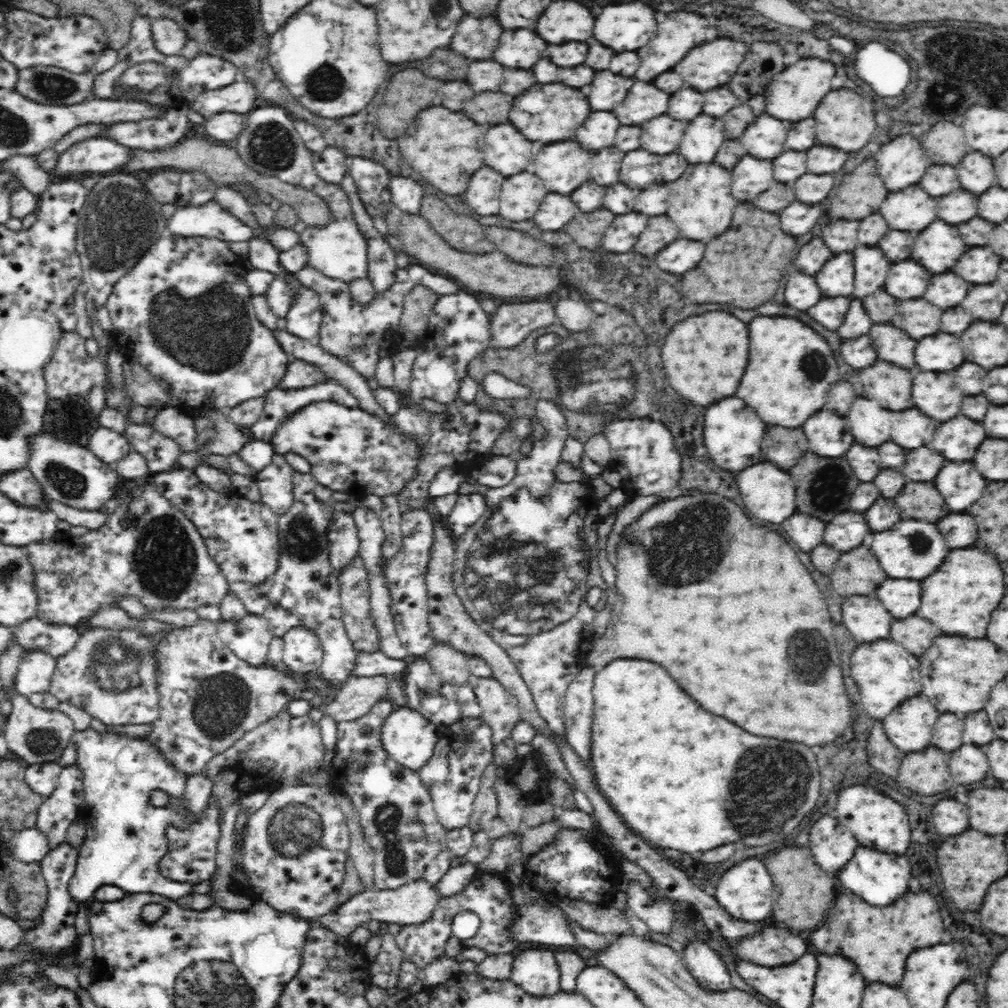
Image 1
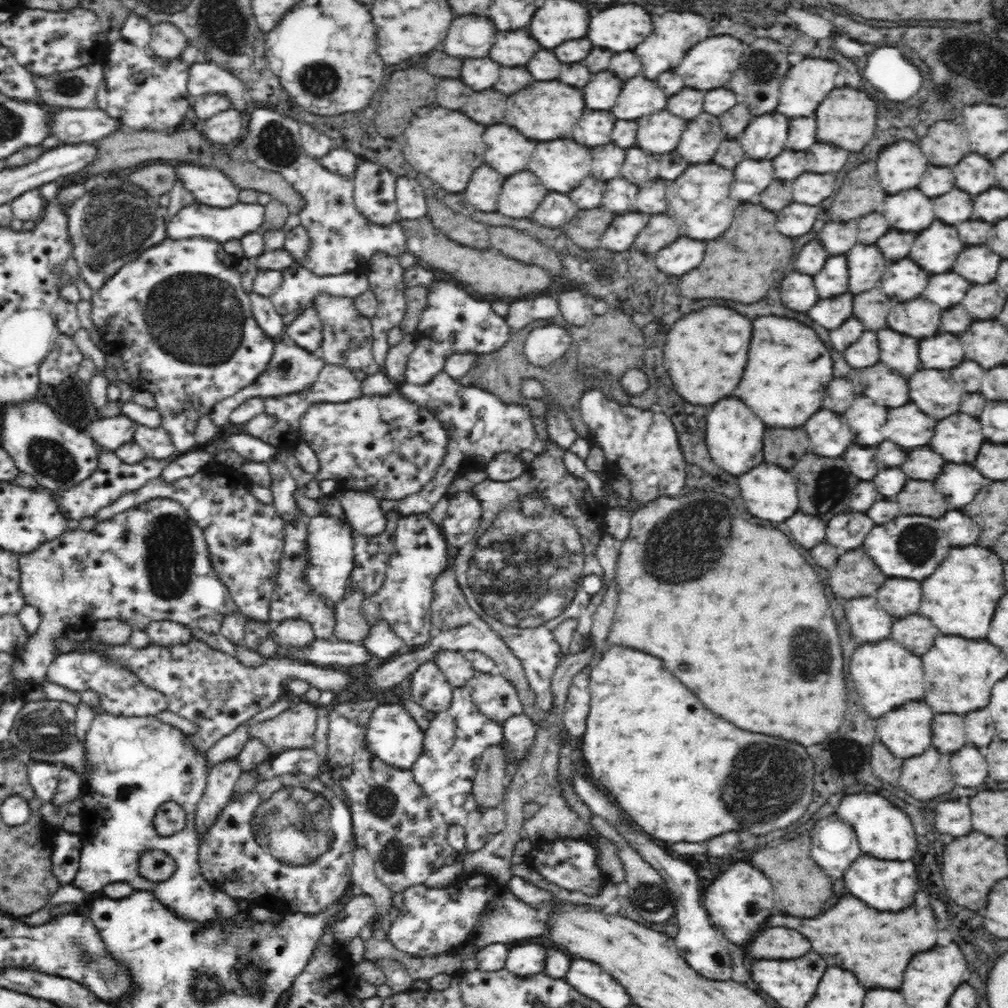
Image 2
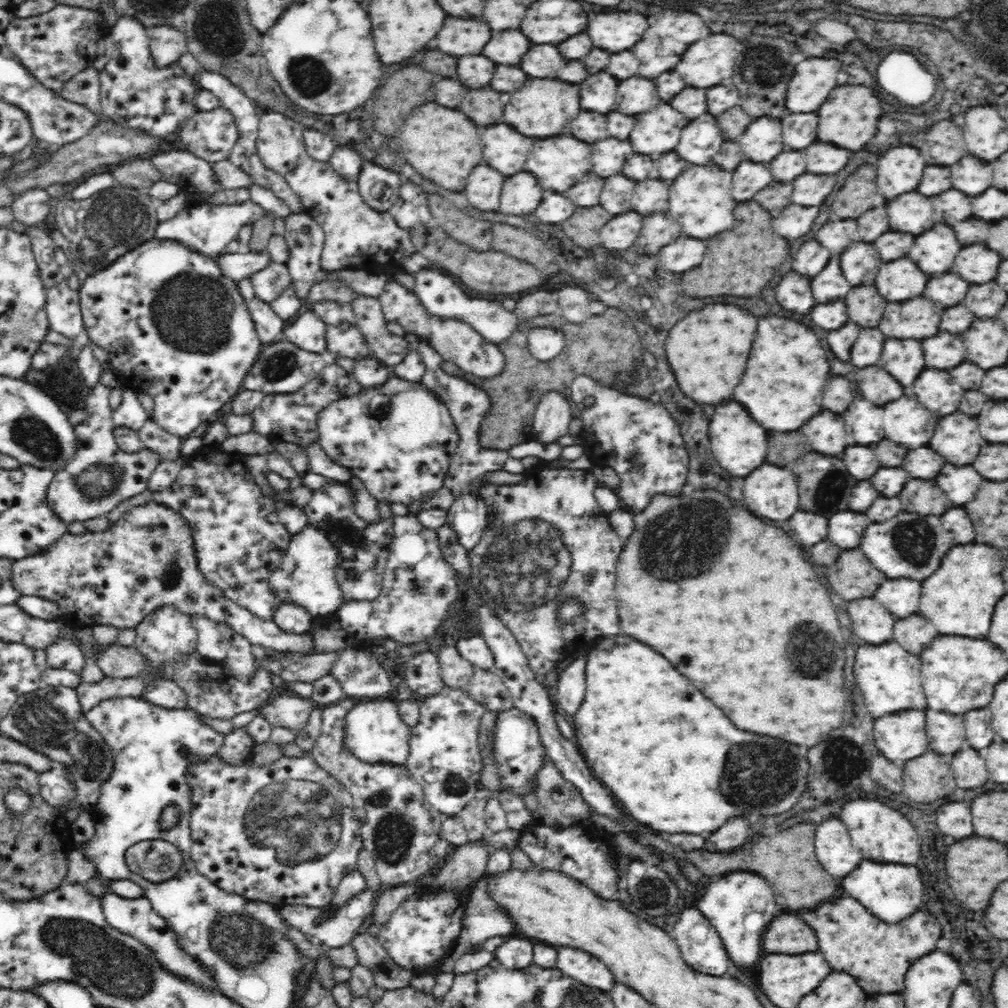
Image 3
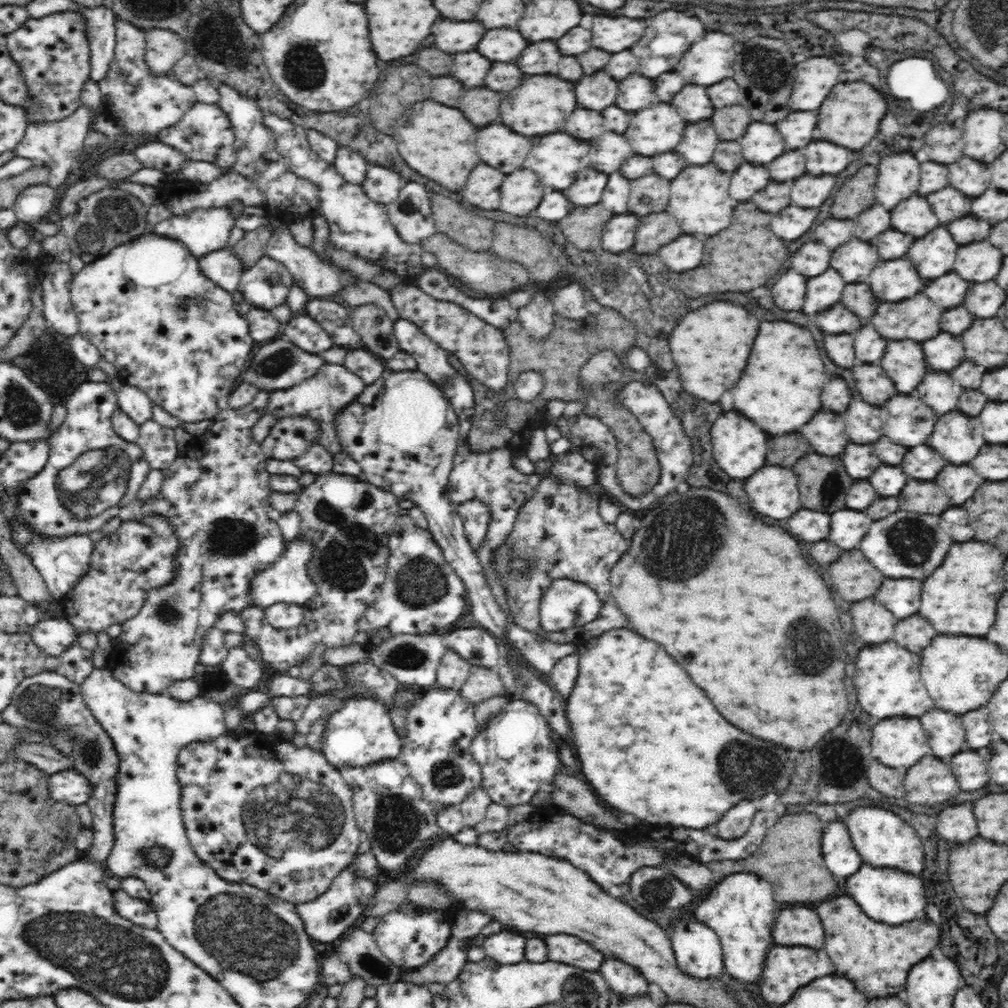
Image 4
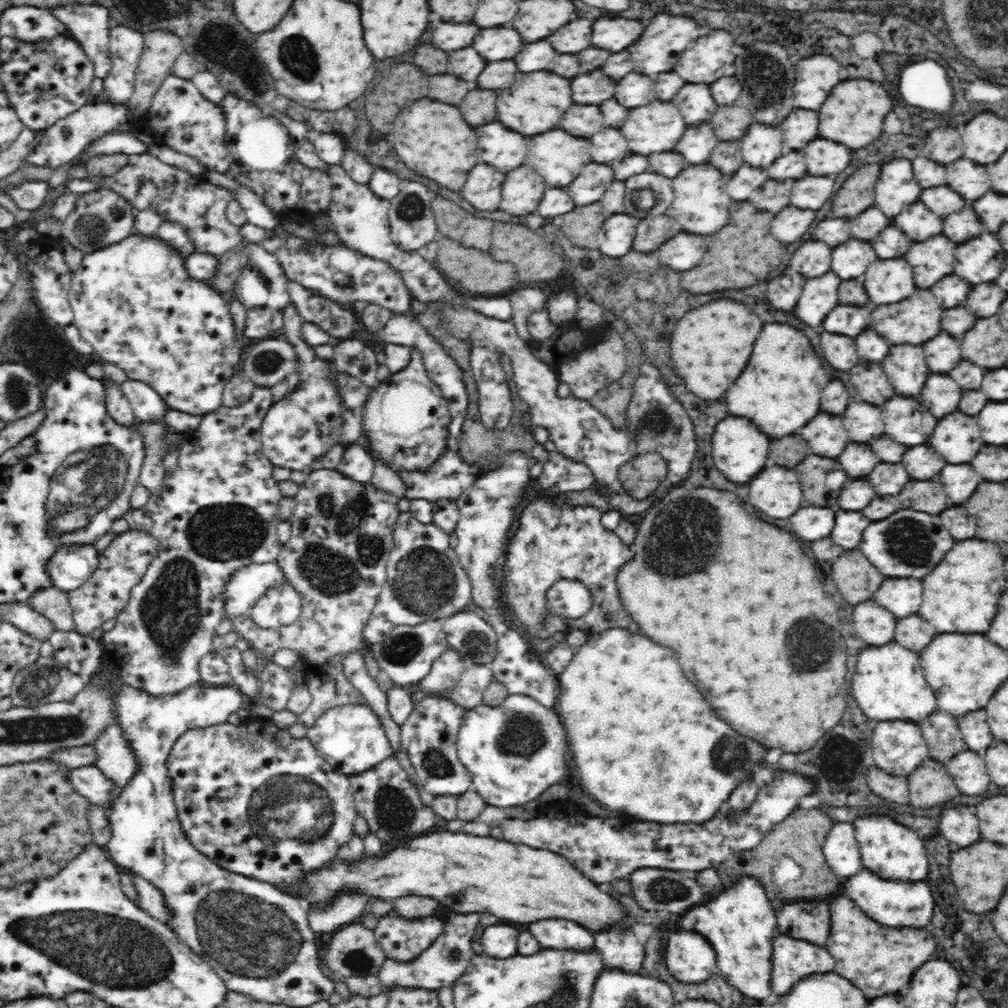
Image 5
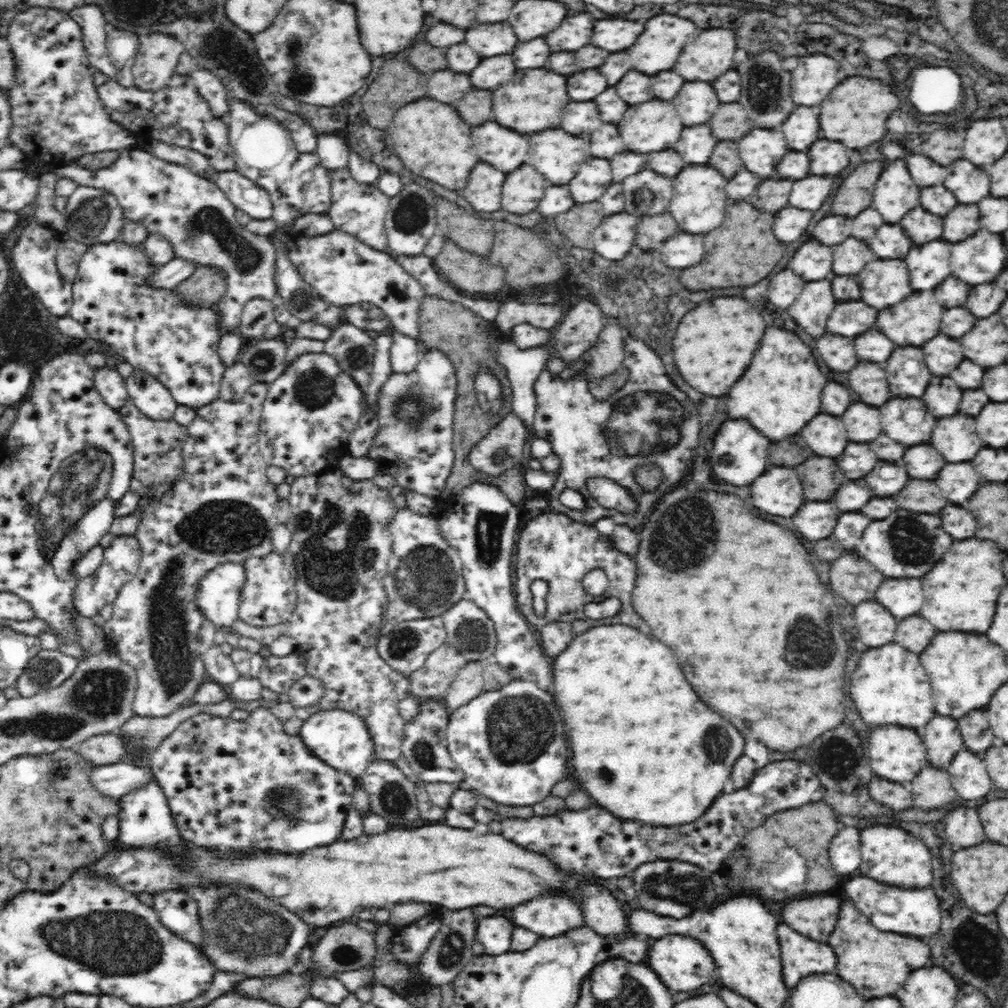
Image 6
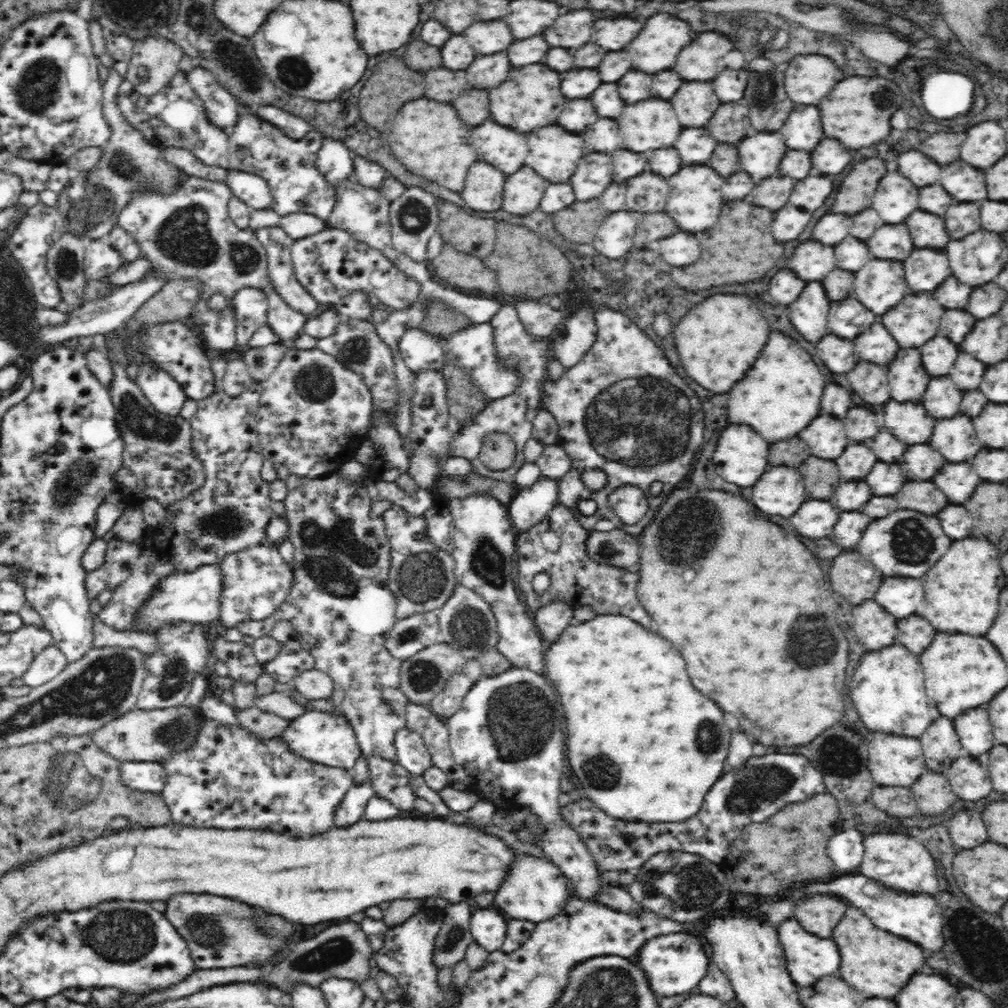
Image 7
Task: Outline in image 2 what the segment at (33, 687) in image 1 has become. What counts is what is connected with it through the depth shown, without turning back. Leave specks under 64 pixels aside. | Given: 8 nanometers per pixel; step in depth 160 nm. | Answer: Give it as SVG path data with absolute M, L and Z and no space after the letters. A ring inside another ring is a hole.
M168 498L150 499L132 509L140 512L140 520L142 514L146 518L140 532L129 529L129 509L108 520L97 522L90 531L67 529L50 542L44 542L32 553L19 557L21 592L24 593L27 604L36 607L41 616L37 631L15 652L18 660L12 669L12 676L16 683L24 685L44 682L48 666L62 653L57 648L56 641L65 628L81 621L118 618L128 622L134 629L143 630L152 621L166 619L186 626L202 616L236 613L238 608L227 586L213 570L203 530L196 526L197 522L189 517L186 509L179 502Z

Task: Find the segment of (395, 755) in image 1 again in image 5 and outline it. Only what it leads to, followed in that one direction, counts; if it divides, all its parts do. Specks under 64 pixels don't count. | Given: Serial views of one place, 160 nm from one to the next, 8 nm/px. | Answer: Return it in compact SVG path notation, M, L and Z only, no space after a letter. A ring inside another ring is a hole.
M368 704L344 705L324 711L314 726L307 729L307 737L325 761L345 775L363 773L394 755L384 733L384 722Z

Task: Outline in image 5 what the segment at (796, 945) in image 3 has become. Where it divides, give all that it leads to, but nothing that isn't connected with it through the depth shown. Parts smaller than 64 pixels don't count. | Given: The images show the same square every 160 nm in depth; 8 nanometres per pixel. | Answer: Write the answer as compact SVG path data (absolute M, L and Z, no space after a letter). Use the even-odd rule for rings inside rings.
M788 904L778 912L780 934L792 934L792 938L804 938L824 946L830 934L830 912L826 904Z

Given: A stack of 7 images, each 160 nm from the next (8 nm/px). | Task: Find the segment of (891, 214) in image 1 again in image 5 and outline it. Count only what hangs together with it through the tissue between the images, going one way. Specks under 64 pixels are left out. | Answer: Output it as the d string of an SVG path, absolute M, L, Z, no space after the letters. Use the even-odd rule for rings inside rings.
M922 202L908 206L908 210L904 210L900 218L896 218L894 226L900 226L900 230L904 230L904 234L916 242L922 242L928 236L936 236L942 232L942 220L932 214Z

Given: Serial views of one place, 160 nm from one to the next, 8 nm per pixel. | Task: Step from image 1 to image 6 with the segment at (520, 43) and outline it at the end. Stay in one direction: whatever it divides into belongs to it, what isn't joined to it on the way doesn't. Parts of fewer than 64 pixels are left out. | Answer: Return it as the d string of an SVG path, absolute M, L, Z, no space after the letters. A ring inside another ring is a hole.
M480 24L466 32L466 42L482 58L512 54L518 44L518 38L510 26L504 24Z

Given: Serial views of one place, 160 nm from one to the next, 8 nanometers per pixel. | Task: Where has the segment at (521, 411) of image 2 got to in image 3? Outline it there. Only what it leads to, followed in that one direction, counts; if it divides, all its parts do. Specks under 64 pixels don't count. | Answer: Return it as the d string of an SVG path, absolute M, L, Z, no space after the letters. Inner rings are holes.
M414 333L405 334L404 338L409 342L411 350L416 350L423 359L423 363L427 367L427 371L419 381L426 387L426 390L432 391L436 394L436 398L448 407L451 418L455 423L457 434L459 435L459 442L457 450L452 455L451 462L448 464L448 472L444 478L444 487L450 489L455 497L462 494L472 494L477 496L477 491L473 485L481 478L485 472L494 472L494 470L502 470L502 464L507 458L514 457L517 459L526 456L536 456L540 460L552 461L561 458L563 447L559 443L542 443L533 440L530 446L515 447L510 450L498 450L492 448L482 447L482 439L480 439L480 432L483 432L485 421L491 414L491 400L487 395L487 391L477 387L476 385L466 384L464 380L448 375L441 367L443 360L434 350L431 344L428 344L425 339Z

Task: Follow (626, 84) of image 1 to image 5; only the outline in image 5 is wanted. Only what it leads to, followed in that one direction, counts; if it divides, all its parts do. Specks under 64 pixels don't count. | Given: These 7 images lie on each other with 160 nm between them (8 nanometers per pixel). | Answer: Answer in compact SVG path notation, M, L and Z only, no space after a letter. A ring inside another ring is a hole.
M600 70L576 76L572 80L572 98L576 104L600 106L604 100L614 96L614 90L616 90L614 80L602 74Z

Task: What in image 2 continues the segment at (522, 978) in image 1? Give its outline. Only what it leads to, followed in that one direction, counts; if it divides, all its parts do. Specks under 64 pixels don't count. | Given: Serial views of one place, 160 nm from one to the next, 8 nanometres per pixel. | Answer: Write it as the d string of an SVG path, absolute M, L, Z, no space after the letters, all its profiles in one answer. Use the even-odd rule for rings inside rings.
M513 944L509 949L506 969L516 976L527 979L546 970L546 948L538 944Z

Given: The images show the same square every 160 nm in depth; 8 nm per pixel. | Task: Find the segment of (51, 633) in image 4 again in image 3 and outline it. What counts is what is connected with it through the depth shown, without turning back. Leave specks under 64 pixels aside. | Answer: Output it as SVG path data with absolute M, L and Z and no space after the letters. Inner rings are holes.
M60 639L46 647L46 662L50 668L66 668L81 676L86 659L83 650L70 639Z

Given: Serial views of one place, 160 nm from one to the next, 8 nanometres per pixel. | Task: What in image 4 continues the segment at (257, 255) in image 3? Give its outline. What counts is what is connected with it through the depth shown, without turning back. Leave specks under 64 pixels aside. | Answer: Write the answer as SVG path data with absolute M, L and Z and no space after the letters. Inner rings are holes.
M230 248L220 249L199 257L202 272L212 282L233 293L238 288L245 266Z

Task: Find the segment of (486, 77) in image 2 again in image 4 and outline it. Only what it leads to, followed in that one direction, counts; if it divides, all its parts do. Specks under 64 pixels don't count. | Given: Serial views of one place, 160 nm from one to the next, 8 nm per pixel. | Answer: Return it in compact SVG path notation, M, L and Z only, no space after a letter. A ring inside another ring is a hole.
M462 52L454 56L454 66L452 66L452 76L458 78L464 86L474 88L484 84L484 76L490 70L488 58L480 56L478 52Z

